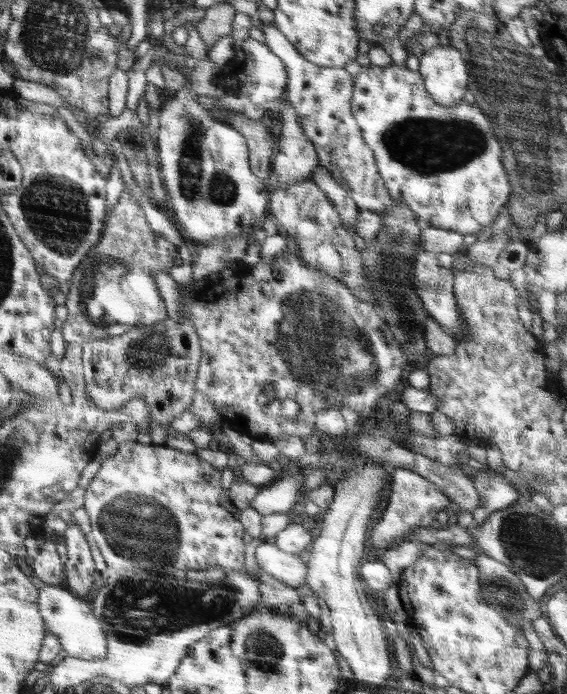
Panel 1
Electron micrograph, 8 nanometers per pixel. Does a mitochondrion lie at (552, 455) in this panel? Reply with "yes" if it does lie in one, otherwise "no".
no

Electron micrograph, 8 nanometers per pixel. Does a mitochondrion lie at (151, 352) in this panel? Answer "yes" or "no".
yes

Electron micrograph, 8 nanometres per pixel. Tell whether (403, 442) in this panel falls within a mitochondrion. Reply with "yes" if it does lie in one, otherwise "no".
no

